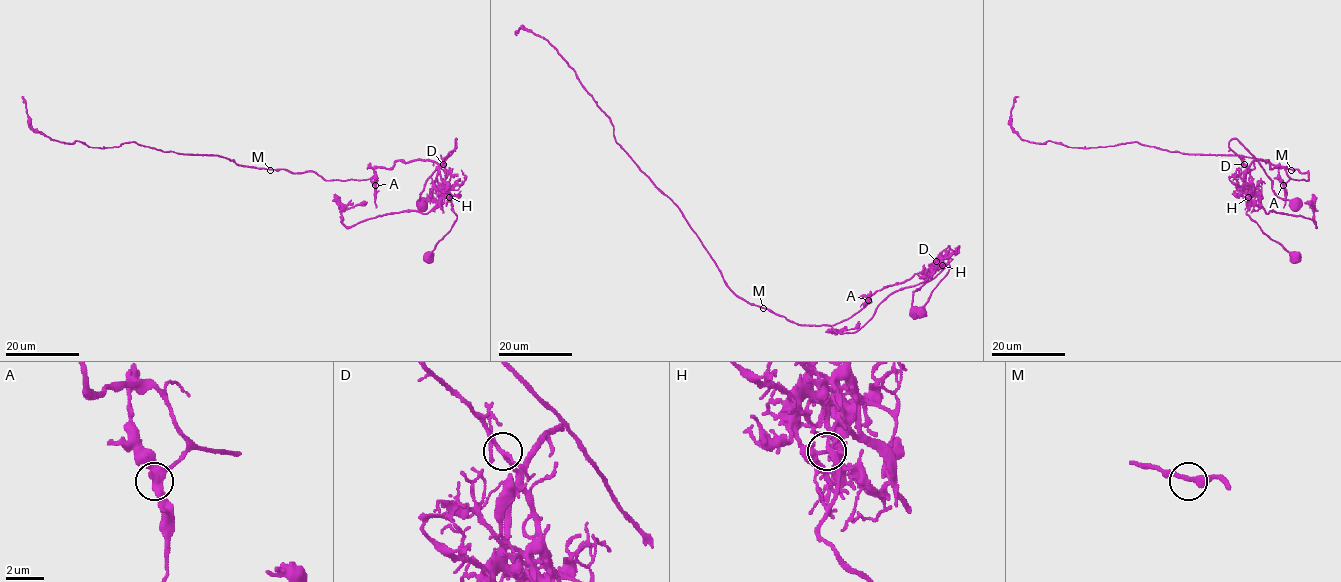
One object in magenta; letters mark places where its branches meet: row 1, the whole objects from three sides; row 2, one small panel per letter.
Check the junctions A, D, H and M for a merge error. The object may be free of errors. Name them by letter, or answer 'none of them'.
H

